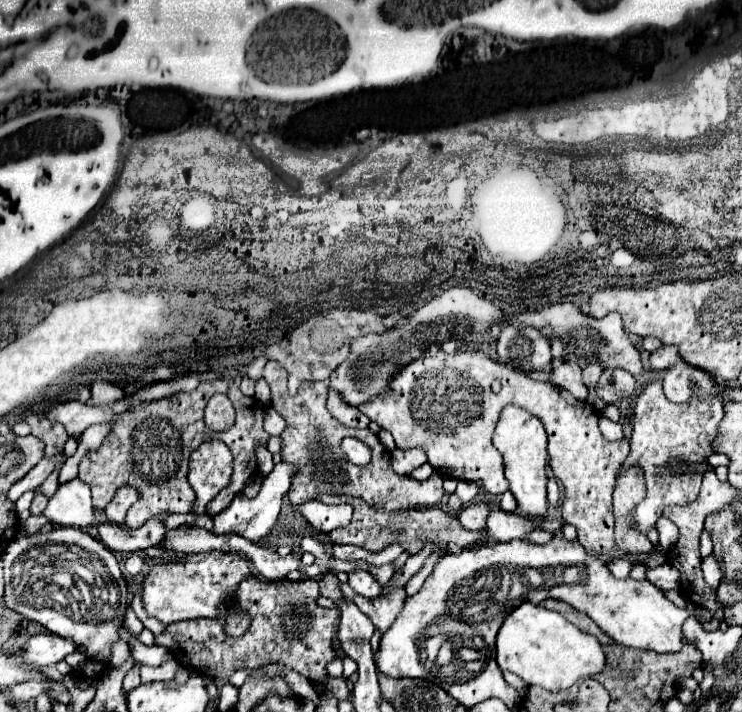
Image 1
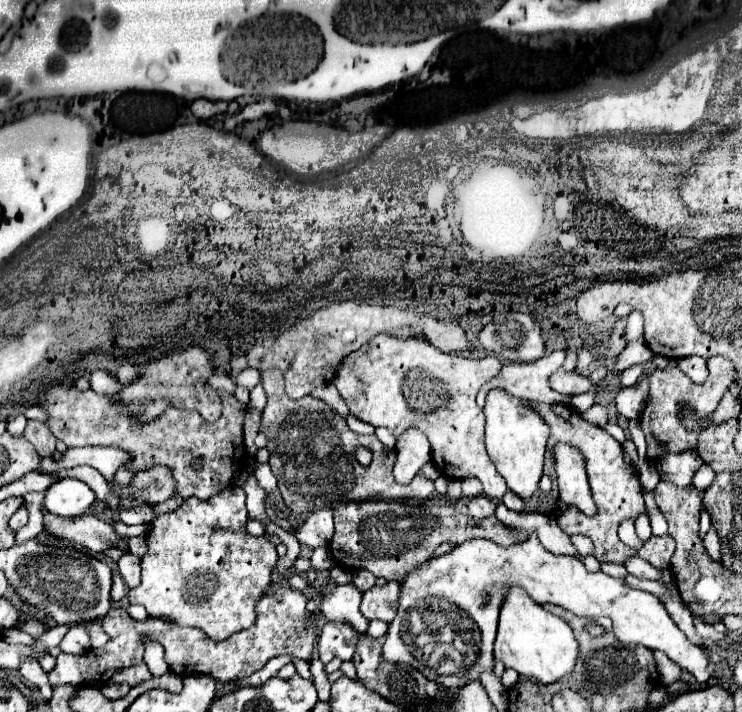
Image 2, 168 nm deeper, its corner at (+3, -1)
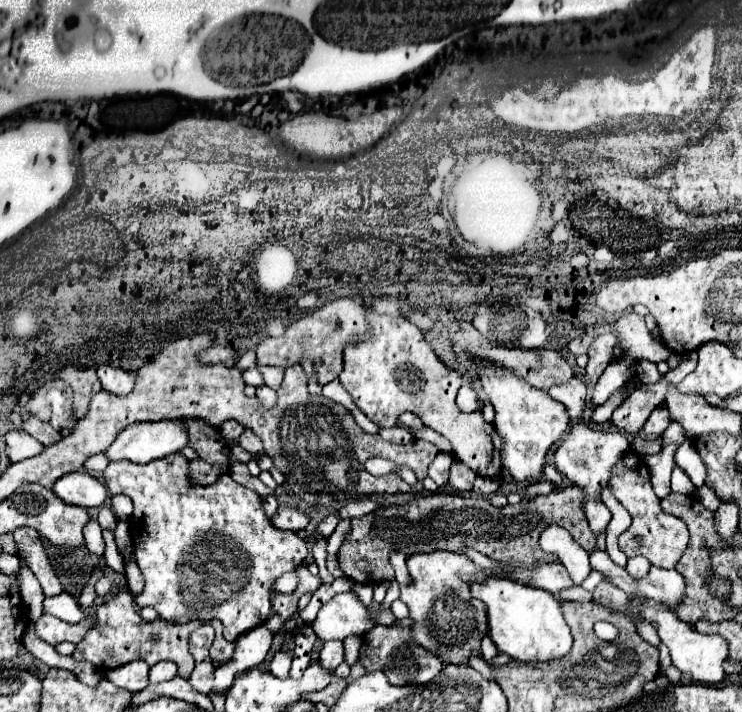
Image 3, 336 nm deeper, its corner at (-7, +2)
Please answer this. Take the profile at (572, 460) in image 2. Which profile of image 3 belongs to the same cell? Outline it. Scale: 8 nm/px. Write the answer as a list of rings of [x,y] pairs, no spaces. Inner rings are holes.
[[[576,423],[572,427],[570,435],[566,437],[566,441],[562,441],[562,445],[556,449],[556,455],[554,455],[556,469],[562,475],[566,475],[572,483],[580,485],[580,489],[586,495],[584,513],[588,517],[590,529],[597,535],[596,546],[600,550],[606,549],[606,527],[612,517],[608,507],[600,501],[600,493],[602,493],[602,487],[608,485],[612,467],[628,453],[628,447],[630,447],[628,439],[622,431],[606,431],[604,433],[604,431],[591,428],[588,424]]]

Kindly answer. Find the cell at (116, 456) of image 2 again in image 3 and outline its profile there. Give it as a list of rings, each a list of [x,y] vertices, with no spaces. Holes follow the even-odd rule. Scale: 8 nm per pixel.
[[[182,421],[136,423],[126,427],[106,451],[110,461],[128,459],[146,463],[176,453],[188,445],[188,427]]]

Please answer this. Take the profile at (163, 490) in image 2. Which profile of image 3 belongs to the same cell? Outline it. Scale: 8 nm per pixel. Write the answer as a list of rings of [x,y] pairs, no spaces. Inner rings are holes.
[[[194,459],[190,461],[190,479],[196,481],[198,485],[210,485],[220,477],[220,469],[212,469],[206,461]]]

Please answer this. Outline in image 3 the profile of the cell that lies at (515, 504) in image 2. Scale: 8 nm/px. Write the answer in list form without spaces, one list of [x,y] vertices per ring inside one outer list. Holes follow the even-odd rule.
[[[540,481],[540,483],[534,483],[534,485],[530,485],[530,487],[524,491],[524,497],[548,495],[548,493],[552,493],[554,489],[556,489],[556,485],[554,485],[554,483],[550,483],[550,481]]]

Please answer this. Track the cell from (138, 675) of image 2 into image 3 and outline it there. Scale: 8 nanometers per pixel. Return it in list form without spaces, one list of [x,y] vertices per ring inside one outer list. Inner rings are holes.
[[[130,661],[120,669],[104,671],[104,677],[130,693],[138,693],[148,685],[148,671],[150,671],[150,665],[146,661]]]

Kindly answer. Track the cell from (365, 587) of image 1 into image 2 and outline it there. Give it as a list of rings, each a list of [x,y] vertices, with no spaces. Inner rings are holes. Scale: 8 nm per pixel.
[[[350,582],[324,594],[320,602],[320,612],[326,616],[326,620],[348,622],[356,632],[364,634],[368,628],[368,620],[360,614],[360,600],[362,592]]]

